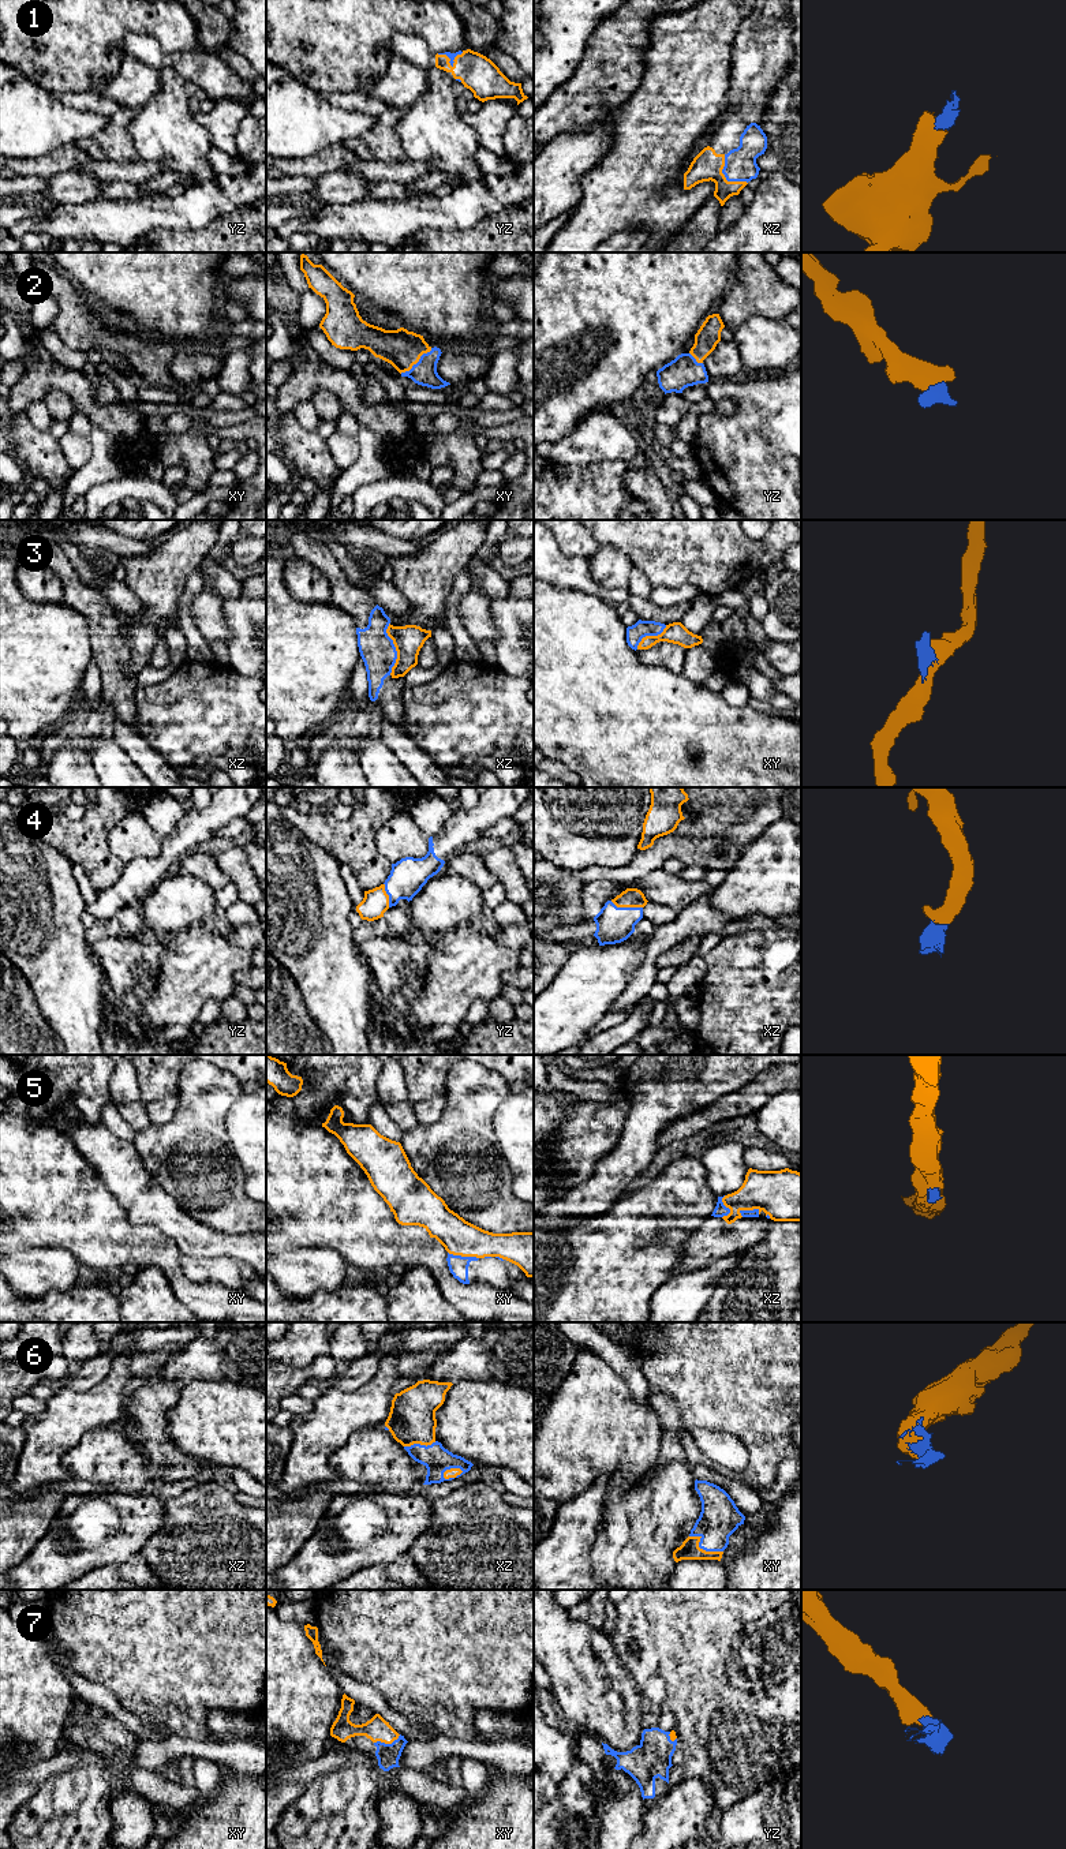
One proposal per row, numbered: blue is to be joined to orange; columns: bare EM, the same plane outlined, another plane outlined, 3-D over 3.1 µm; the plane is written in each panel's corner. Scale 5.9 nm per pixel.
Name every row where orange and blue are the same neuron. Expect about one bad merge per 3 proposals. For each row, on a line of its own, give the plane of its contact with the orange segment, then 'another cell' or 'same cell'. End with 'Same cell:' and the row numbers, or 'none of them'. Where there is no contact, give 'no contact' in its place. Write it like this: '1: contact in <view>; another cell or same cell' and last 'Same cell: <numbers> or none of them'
1: contact in xz; same cell
2: contact in xy; same cell
3: contact in xz; another cell
4: contact in xz; same cell
5: contact in xy; another cell
6: contact in xy; same cell
7: contact in xy; same cell
Same cell: 1, 2, 4, 6, 7

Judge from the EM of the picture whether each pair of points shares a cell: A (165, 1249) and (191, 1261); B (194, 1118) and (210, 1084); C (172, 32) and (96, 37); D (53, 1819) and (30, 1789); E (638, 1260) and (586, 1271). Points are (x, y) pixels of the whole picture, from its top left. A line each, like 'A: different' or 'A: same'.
A: different
B: same
C: same
D: different
E: same

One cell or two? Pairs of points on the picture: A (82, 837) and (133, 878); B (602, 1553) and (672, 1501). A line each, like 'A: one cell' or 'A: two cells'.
A: two cells
B: one cell

